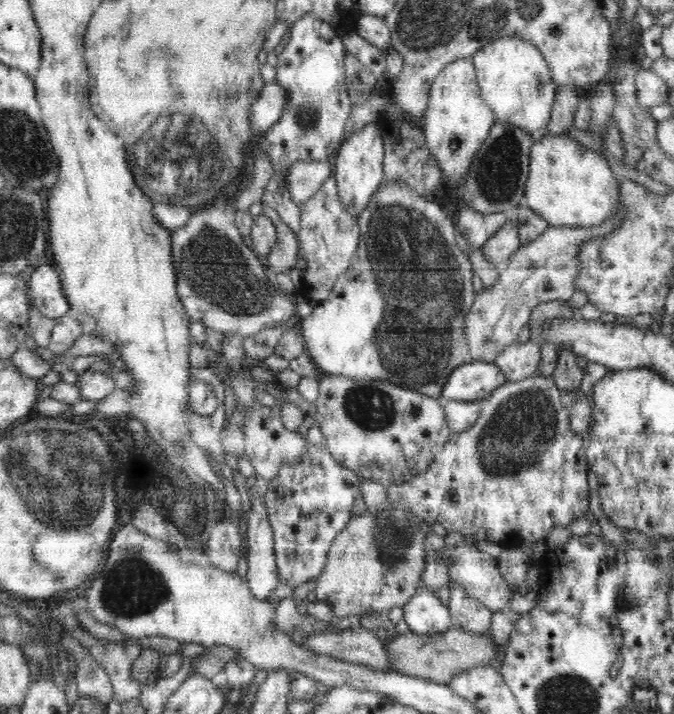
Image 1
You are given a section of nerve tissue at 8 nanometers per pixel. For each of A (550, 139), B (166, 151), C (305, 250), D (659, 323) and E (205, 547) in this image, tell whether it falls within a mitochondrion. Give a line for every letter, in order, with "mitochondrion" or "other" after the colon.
A: other
B: mitochondrion
C: other
D: other
E: other

